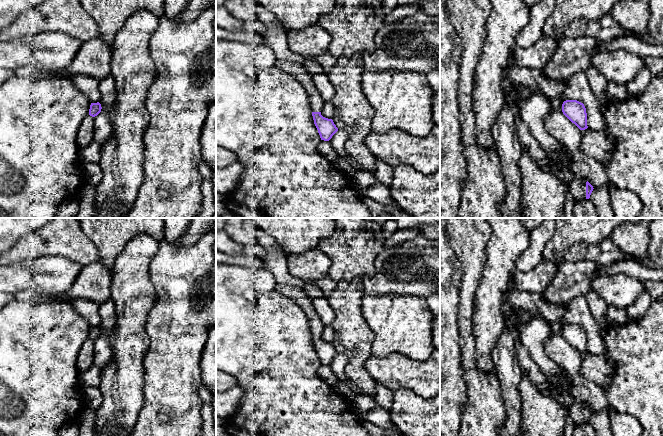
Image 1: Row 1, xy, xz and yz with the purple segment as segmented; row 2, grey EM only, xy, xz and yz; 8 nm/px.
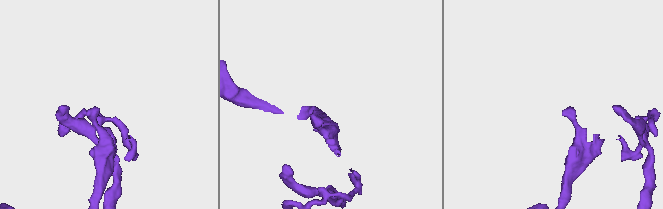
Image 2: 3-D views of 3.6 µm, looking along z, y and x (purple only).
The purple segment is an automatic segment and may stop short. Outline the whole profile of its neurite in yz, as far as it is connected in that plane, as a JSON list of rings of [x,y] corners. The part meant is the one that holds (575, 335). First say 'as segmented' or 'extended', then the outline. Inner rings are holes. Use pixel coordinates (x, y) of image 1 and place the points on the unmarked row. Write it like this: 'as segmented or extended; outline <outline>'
as segmented; outline [[[566,324],[562,328],[562,336],[580,354],[588,352],[587,337],[583,327],[577,324]]]

